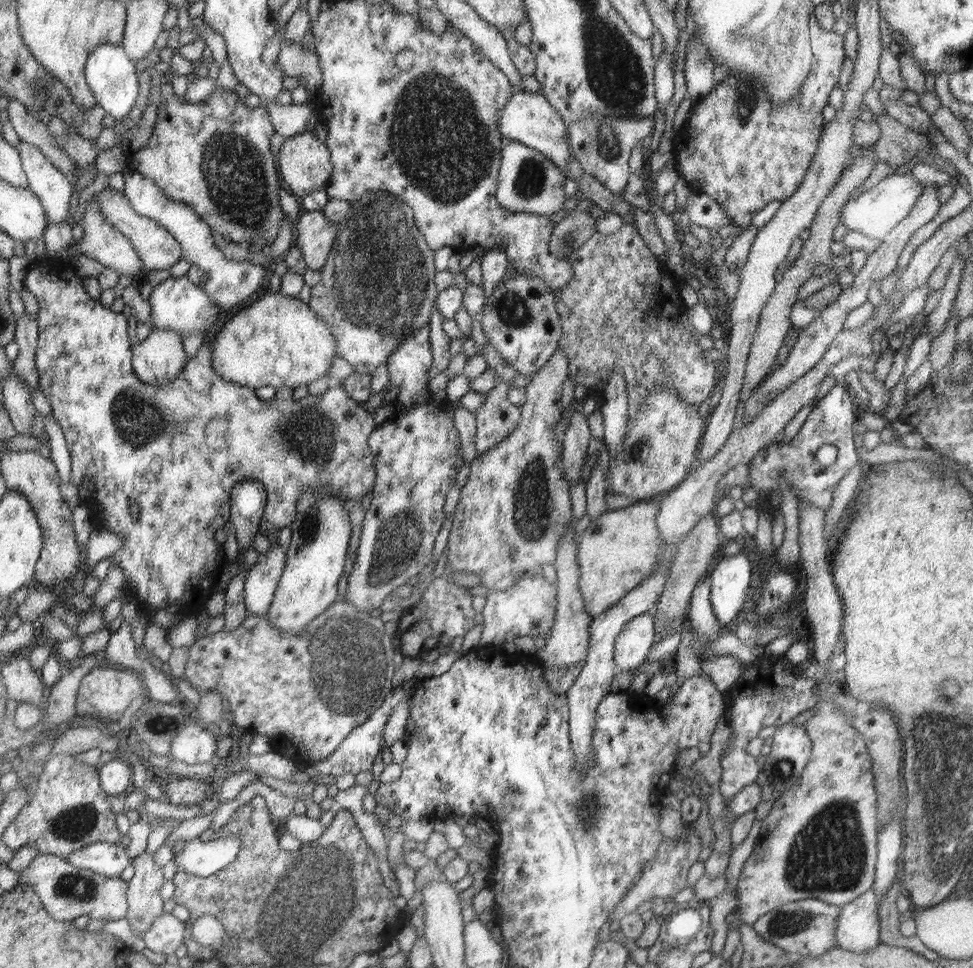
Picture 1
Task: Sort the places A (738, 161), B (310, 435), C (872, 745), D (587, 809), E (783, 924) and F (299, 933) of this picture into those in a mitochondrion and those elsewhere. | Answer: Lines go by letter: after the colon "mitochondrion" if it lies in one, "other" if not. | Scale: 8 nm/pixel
A: other
B: mitochondrion
C: other
D: mitochondrion
E: mitochondrion
F: mitochondrion

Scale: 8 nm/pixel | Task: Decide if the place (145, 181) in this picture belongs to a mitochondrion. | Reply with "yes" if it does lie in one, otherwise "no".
no

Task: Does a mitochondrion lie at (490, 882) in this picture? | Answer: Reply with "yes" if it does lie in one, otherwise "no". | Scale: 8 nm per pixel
no

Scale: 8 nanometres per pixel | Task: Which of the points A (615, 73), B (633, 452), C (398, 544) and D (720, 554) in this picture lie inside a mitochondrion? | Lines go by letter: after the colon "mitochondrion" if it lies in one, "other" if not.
A: mitochondrion
B: mitochondrion
C: mitochondrion
D: other

